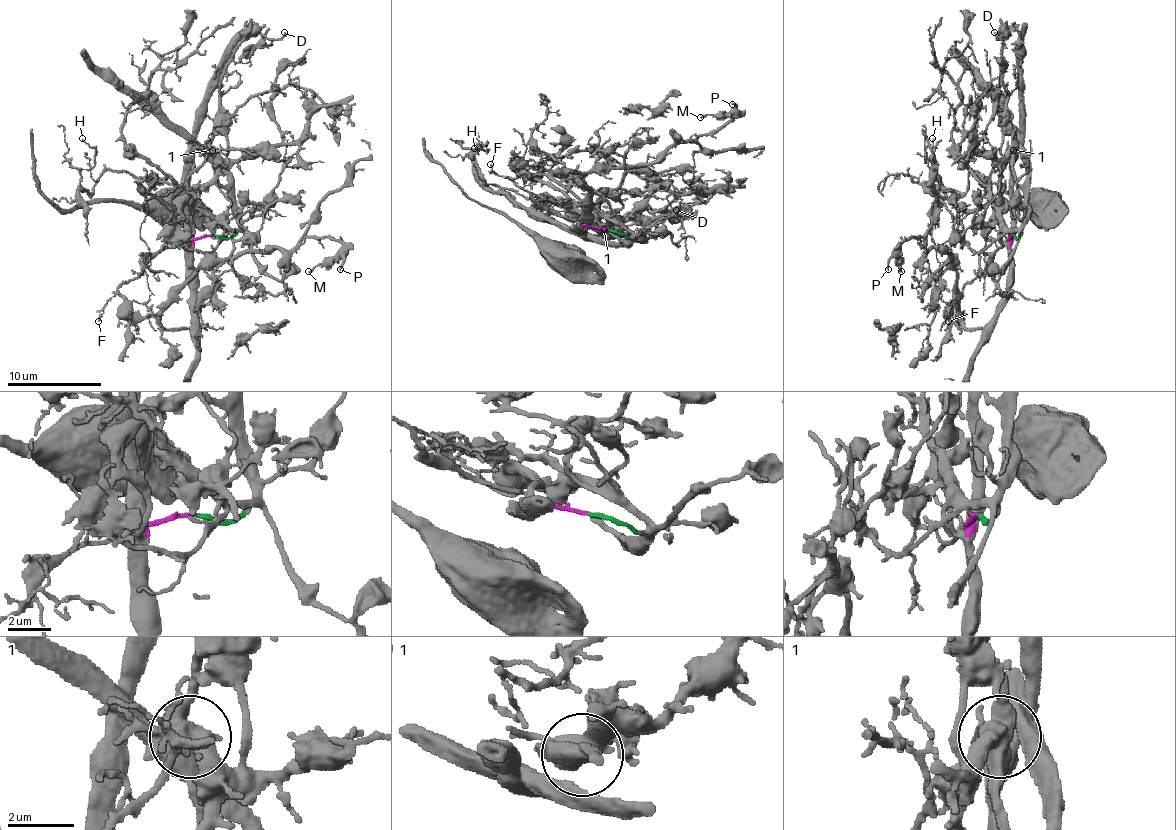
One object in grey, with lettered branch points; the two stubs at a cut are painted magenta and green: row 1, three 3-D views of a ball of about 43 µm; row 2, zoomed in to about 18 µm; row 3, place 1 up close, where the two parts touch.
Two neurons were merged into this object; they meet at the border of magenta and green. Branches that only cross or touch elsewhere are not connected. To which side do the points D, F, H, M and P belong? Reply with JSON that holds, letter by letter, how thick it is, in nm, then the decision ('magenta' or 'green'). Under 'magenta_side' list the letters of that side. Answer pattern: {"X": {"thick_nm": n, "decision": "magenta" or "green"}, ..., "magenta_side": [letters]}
{"D": {"thick_nm": 170, "decision": "green"}, "F": {"thick_nm": 150, "decision": "magenta"}, "H": {"thick_nm": 100, "decision": "green"}, "M": {"thick_nm": 160, "decision": "magenta"}, "P": {"thick_nm": 160, "decision": "magenta"}, "magenta_side": ["F", "M", "P"]}

